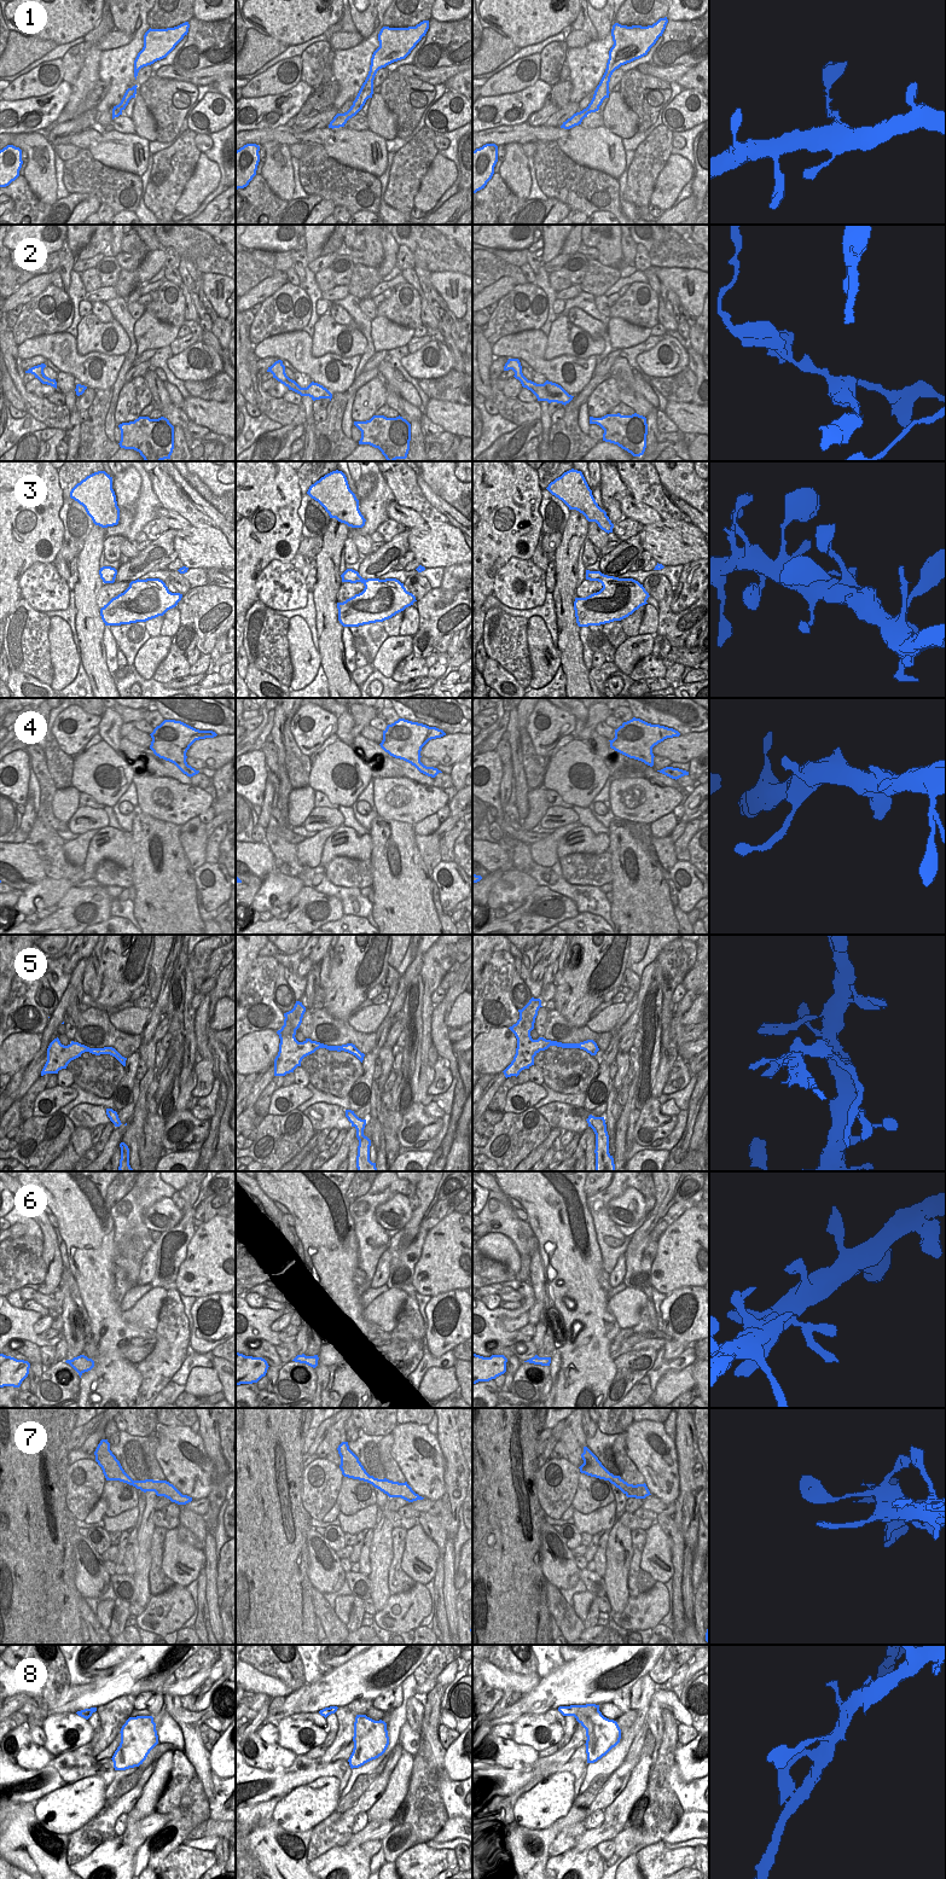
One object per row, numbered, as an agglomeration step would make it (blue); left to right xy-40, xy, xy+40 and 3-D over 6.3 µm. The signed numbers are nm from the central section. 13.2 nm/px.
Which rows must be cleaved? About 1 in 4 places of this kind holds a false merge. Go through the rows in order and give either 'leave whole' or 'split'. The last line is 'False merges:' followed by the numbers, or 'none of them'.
1: leave whole
2: leave whole
3: leave whole
4: leave whole
5: split
6: leave whole
7: leave whole
8: leave whole
False merges: 5

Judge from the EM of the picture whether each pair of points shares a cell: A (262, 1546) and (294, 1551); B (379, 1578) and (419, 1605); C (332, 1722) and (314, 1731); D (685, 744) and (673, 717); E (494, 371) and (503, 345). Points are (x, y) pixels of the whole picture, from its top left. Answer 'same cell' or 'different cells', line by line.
A: same cell
B: different cells
C: different cells
D: different cells
E: different cells

